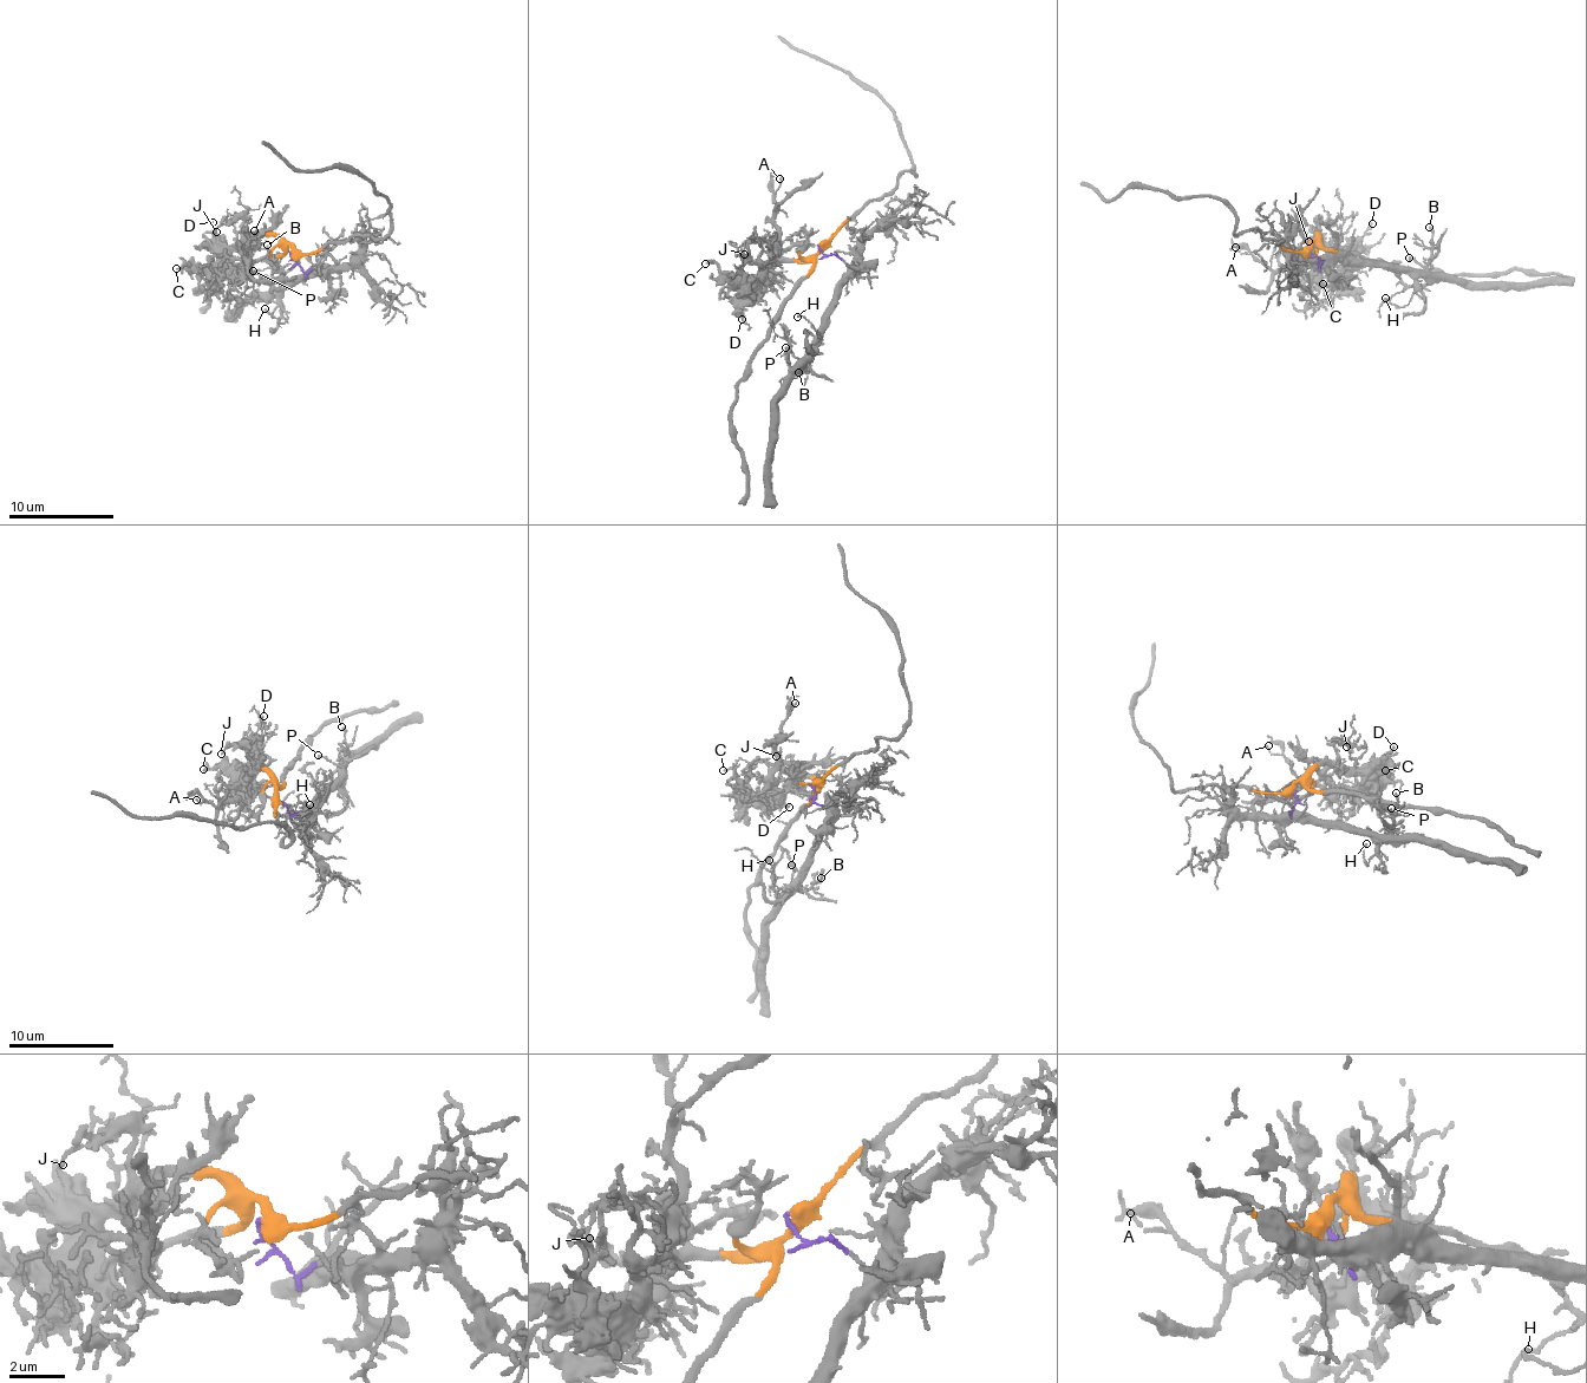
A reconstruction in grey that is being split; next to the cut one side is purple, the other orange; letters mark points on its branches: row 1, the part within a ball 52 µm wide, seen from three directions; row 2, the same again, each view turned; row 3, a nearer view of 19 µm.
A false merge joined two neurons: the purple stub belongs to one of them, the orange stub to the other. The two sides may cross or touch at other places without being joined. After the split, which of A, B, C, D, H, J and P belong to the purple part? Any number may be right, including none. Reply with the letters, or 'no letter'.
B, H, P

